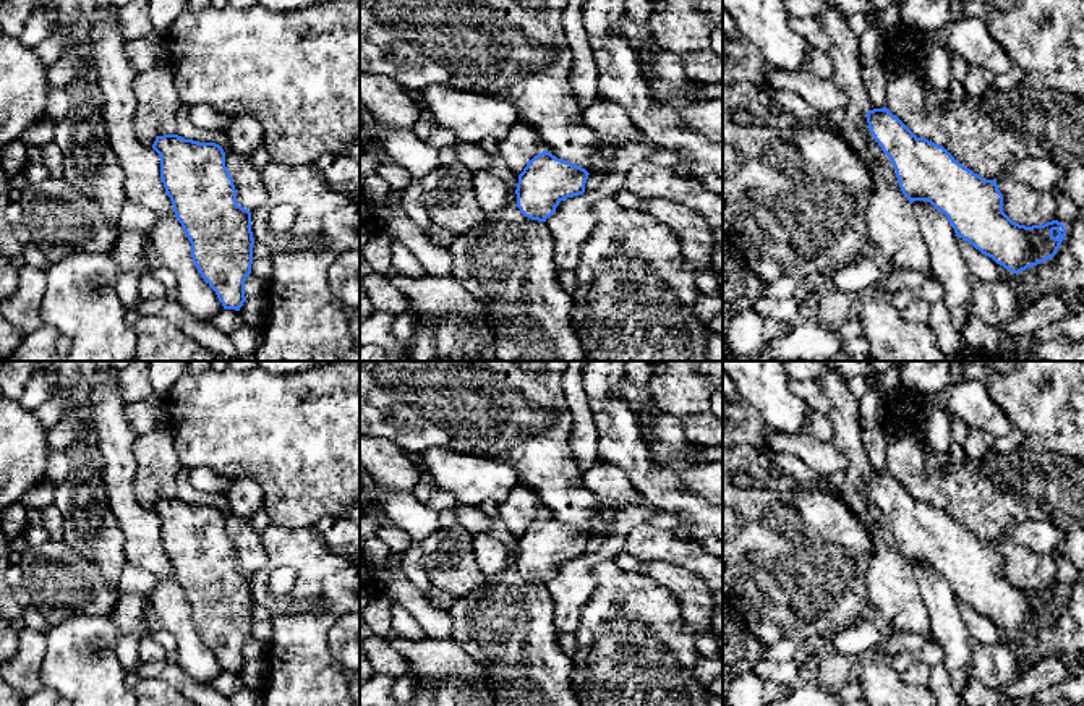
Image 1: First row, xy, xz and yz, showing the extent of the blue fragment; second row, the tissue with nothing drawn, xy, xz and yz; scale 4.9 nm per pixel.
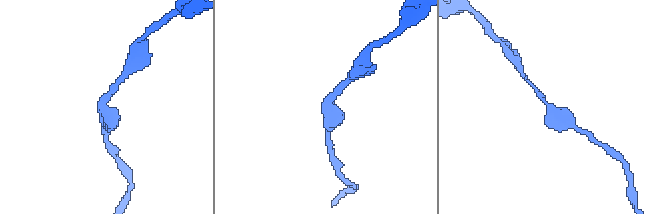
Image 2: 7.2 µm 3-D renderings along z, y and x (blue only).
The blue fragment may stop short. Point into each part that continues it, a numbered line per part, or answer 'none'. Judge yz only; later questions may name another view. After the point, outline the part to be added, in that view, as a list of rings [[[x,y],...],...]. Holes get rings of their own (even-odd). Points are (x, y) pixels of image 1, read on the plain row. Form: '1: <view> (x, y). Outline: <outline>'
none

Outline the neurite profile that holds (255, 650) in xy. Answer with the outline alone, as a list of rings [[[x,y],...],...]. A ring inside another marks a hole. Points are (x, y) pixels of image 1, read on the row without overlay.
[[[250,636],[245,643],[245,659],[248,661],[264,661],[267,646],[262,644],[254,636]]]

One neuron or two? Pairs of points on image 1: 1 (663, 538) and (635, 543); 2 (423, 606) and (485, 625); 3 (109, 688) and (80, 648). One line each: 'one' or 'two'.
1: one
2: two
3: one

